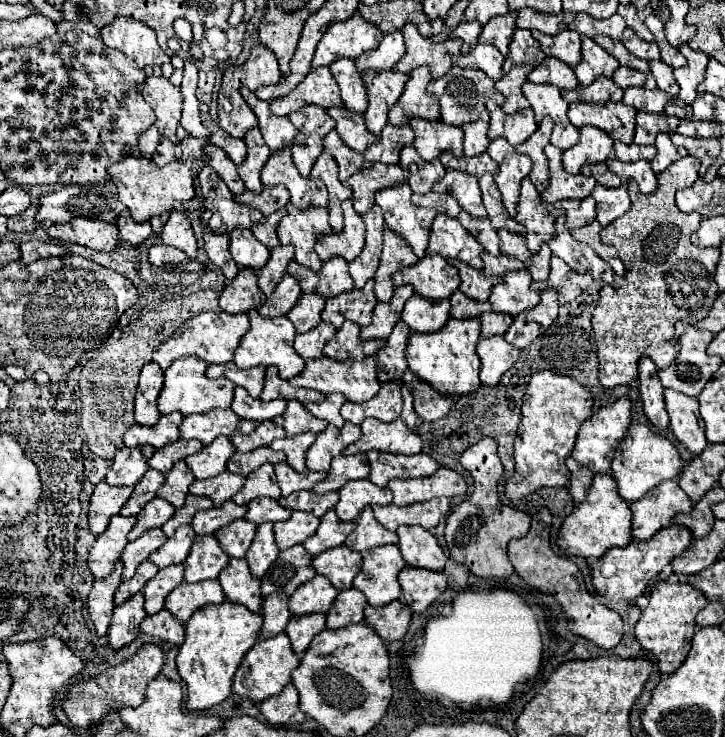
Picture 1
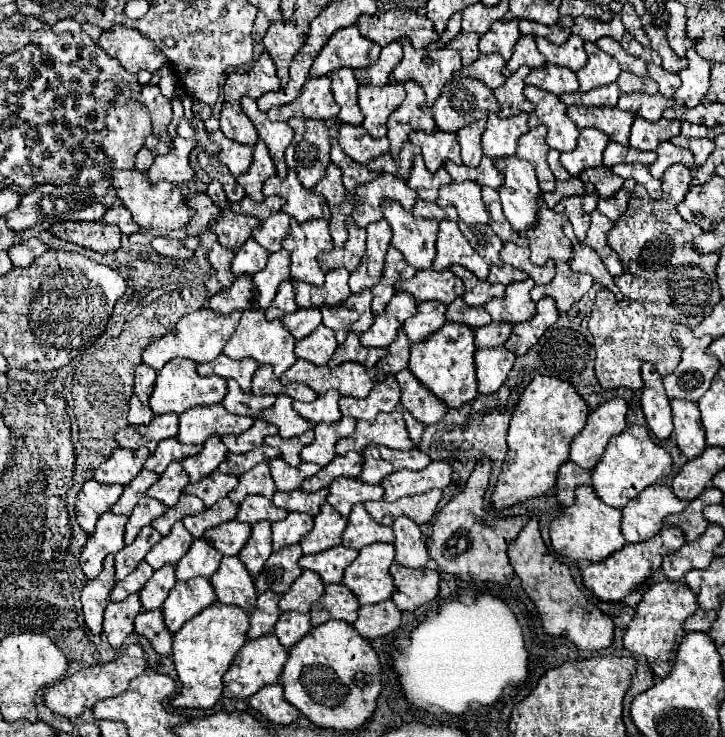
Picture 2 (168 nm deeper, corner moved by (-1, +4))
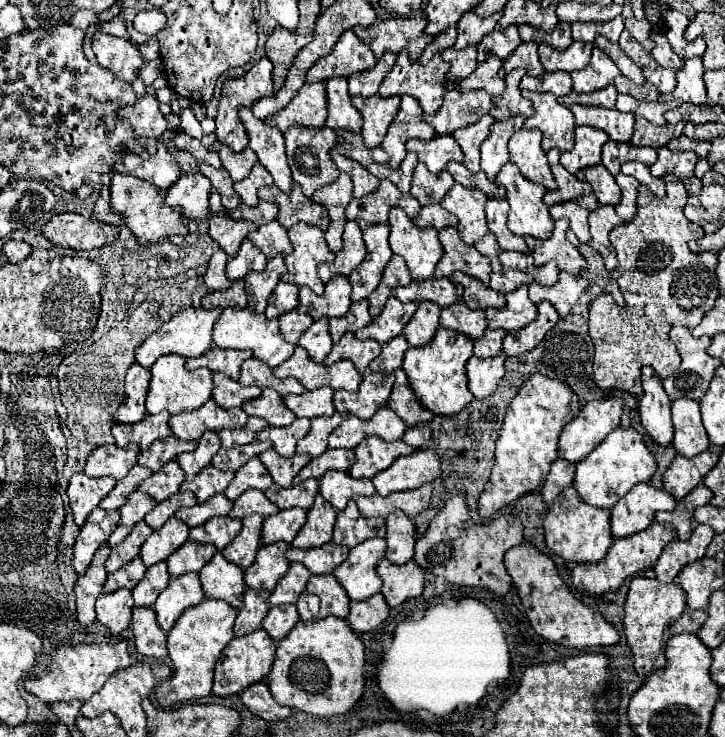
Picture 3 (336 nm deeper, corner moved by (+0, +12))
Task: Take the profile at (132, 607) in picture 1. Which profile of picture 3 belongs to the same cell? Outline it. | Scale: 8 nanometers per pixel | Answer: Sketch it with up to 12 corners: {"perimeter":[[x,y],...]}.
{"perimeter":[[131,590],[101,594],[97,620],[115,636],[131,624]]}

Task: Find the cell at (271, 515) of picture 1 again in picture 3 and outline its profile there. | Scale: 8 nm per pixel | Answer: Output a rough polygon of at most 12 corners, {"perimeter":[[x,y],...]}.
{"perimeter":[[259,490],[243,492],[227,516],[271,516],[279,508]]}

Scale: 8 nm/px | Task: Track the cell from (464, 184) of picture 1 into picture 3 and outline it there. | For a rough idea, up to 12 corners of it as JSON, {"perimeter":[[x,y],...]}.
{"perimeter":[[453,184],[441,202],[459,218],[461,240],[473,246],[489,232],[487,196]]}

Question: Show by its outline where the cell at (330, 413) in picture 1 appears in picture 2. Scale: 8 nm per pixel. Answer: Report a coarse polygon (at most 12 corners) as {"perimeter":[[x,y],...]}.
{"perimeter":[[328,390],[314,402],[294,402],[294,410],[318,424],[342,418],[340,392]]}

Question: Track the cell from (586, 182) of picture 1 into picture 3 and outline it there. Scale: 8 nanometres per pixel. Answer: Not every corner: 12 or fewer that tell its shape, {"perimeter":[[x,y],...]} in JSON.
{"perimeter":[[559,148],[547,154],[559,186],[547,192],[547,206],[591,194],[589,184],[561,166]]}

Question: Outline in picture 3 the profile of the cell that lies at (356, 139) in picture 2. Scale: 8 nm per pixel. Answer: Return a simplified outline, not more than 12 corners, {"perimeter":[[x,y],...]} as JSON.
{"perimeter":[[337,132],[337,150],[359,162],[387,164],[383,148],[367,148],[359,134]]}

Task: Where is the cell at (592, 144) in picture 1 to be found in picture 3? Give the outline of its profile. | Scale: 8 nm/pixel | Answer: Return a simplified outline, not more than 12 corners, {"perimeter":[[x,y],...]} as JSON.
{"perimeter":[[577,126],[575,148],[561,152],[561,164],[577,174],[601,162],[609,140],[597,128]]}

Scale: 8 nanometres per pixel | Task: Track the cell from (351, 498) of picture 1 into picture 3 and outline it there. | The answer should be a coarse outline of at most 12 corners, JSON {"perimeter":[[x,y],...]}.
{"perimeter":[[329,470],[319,492],[335,510],[353,496],[375,494],[371,480]]}

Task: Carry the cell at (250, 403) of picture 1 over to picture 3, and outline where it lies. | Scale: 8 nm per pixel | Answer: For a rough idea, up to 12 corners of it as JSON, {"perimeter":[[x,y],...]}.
{"perimeter":[[213,376],[213,400],[221,408],[241,406],[259,396],[257,386],[241,386]]}

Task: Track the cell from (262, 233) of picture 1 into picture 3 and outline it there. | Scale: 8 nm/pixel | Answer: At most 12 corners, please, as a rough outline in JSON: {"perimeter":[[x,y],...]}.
{"perimeter":[[277,222],[247,236],[267,258],[291,254],[287,230]]}

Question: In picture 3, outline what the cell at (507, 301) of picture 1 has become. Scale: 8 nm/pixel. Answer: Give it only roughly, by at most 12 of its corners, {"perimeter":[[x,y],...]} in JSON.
{"perimeter":[[527,286],[485,312],[491,330],[519,330],[537,318]]}

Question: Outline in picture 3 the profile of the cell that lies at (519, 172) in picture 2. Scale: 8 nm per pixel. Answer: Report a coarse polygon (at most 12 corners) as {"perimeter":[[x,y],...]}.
{"perimeter":[[511,162],[495,182],[511,206],[507,228],[517,236],[547,240],[553,218],[547,190],[523,180]]}

